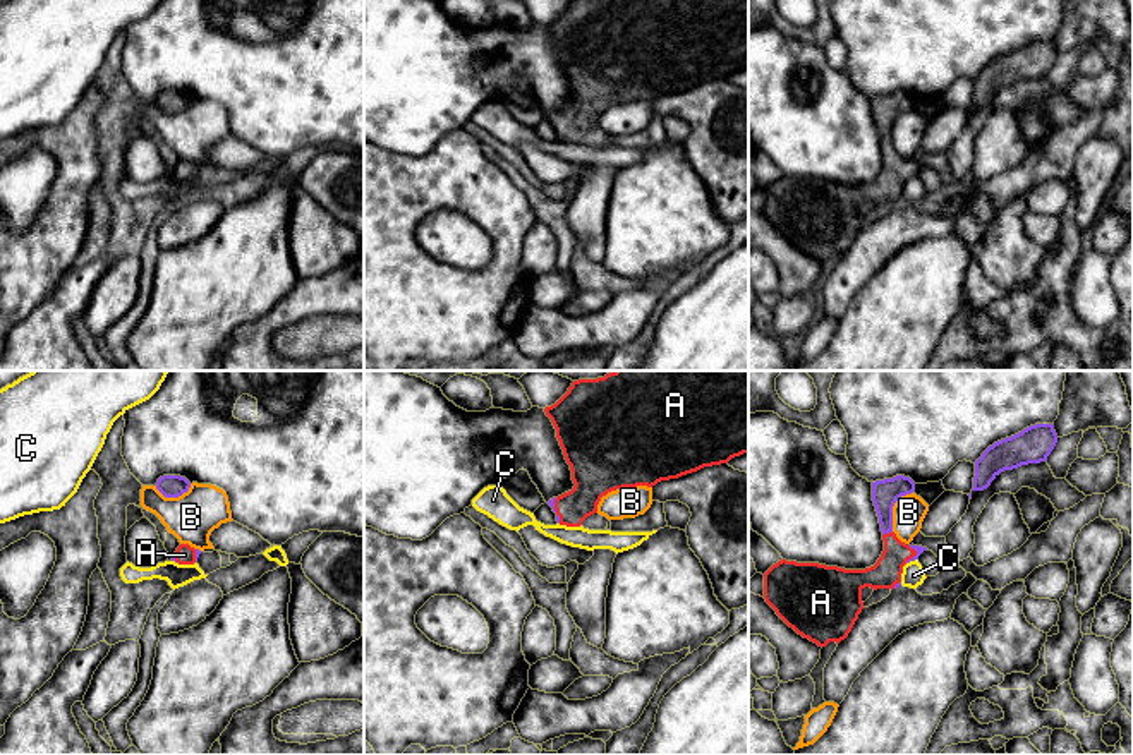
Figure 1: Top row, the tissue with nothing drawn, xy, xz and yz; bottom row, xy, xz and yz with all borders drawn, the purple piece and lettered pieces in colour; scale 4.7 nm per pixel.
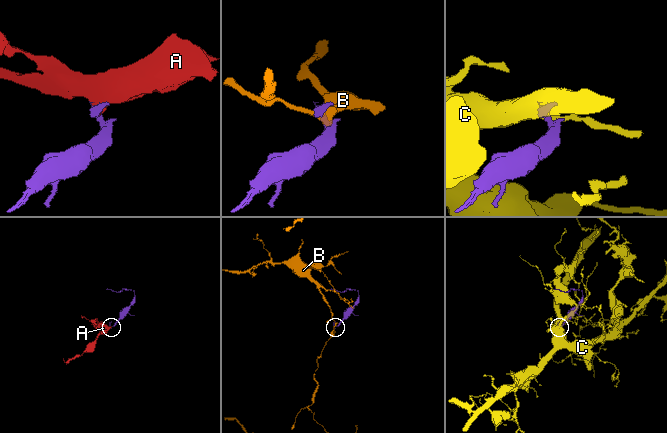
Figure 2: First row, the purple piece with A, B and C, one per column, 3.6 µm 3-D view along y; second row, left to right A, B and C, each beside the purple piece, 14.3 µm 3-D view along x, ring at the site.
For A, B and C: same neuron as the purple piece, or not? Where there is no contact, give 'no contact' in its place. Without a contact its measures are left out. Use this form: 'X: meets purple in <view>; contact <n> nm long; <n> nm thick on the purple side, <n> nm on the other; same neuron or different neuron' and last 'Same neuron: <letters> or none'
A: meets purple in yz; contact 50 nm long; 130 nm thick on the purple side, 140 nm on the other; same neuron
B: meets purple in yz; contact 220 nm long; 130 nm thick on the purple side, 160 nm on the other; different neuron
C: meets purple in yz; contact 60 nm long; 40 nm thick on the purple side, 110 nm on the other; different neuron
Same neuron: A

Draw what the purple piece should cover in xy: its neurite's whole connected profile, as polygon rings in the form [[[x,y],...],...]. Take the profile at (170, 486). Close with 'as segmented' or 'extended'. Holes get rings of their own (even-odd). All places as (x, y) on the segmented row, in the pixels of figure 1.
[[[163,475],[156,482],[156,489],[165,498],[179,498],[184,492],[187,492],[189,487],[191,487],[191,482],[185,477],[180,477],[180,475]]]; as segmented

